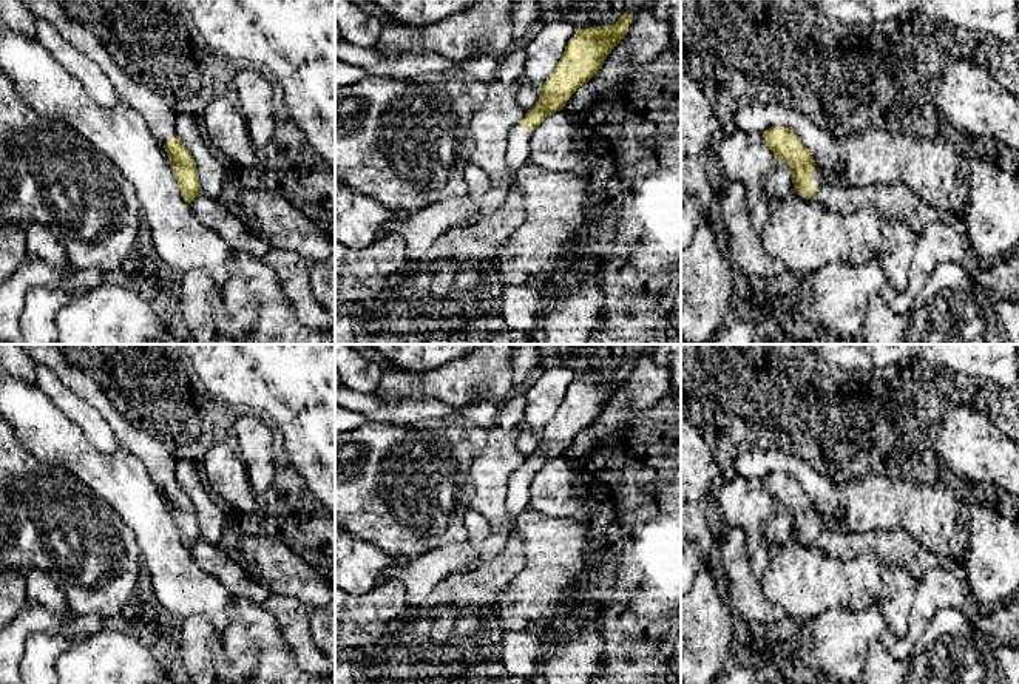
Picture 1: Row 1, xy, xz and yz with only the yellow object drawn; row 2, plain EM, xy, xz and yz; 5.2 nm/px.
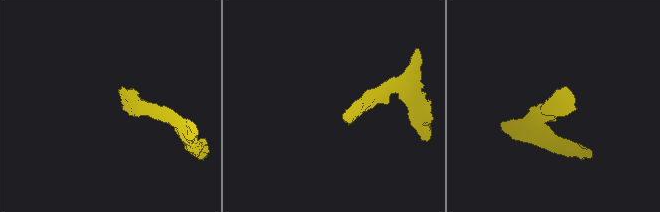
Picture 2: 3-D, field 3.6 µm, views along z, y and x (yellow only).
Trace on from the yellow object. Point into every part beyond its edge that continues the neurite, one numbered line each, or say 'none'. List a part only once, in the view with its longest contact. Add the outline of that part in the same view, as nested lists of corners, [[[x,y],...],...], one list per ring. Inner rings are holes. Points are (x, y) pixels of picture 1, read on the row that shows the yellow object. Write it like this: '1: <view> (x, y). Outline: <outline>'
1: yz (822, 179). Outline: [[[815,165],[812,181],[818,190],[826,188],[826,187],[845,185],[843,176],[840,176],[837,173],[824,173],[818,165]]]

